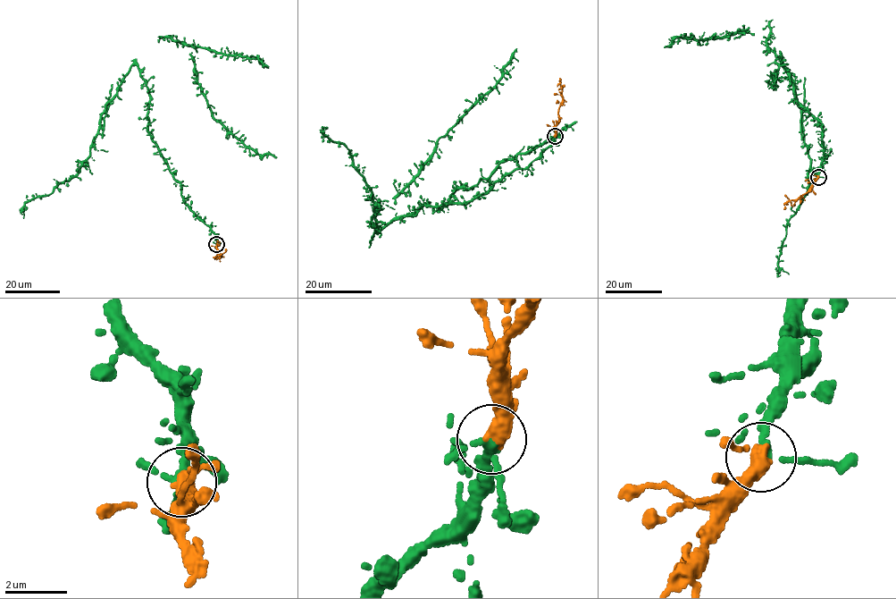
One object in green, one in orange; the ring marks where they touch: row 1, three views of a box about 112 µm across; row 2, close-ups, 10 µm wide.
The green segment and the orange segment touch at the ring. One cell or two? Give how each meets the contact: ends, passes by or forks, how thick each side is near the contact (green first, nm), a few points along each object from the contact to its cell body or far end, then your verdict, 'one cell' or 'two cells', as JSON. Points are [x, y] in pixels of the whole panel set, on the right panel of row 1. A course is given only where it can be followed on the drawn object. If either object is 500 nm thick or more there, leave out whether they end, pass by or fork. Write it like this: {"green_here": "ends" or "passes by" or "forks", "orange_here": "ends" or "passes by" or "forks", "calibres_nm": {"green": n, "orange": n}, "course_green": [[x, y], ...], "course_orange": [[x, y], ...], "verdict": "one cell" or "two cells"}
{"green_here": "forks", "orange_here": "passes by", "calibres_nm": {"green": 200, "orange": 360}, "course_green": [[817, 177], [826, 156], [821, 121], [796, 99], [782, 56], [810, 163], [775, 267]], "course_orange": [[817, 176], [811, 189], [797, 199], [790, 200], [783, 205], [784, 209]], "verdict": "one cell"}

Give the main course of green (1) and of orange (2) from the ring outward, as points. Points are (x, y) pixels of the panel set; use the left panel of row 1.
1: (216, 243), (148, 130), (149, 90), (135, 64), (106, 105), (79, 172), (26, 206)
2: (217, 243), (217, 253), (221, 254), (218, 258)

